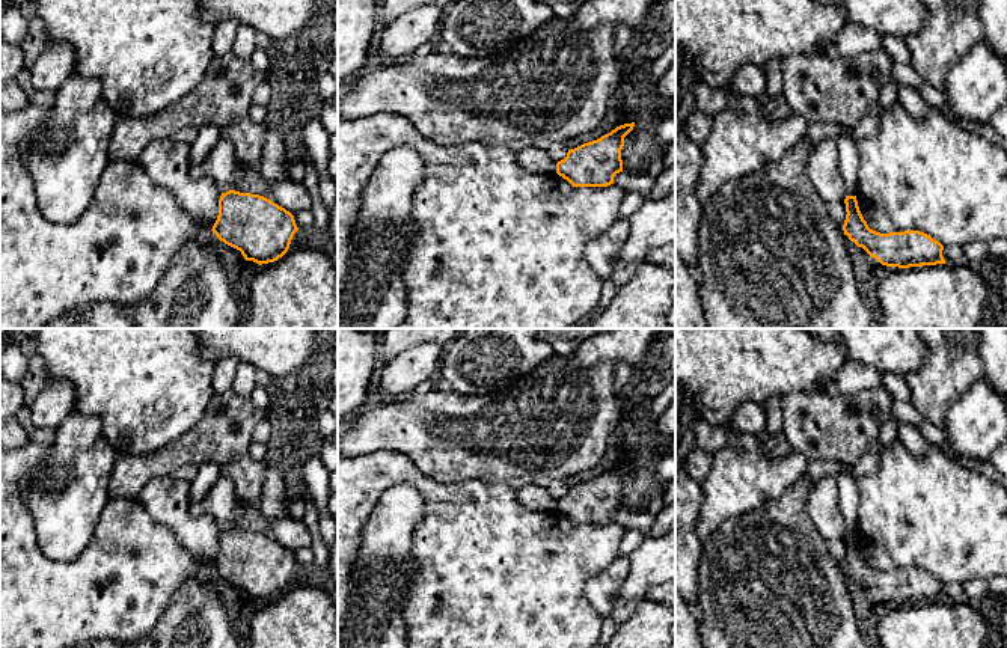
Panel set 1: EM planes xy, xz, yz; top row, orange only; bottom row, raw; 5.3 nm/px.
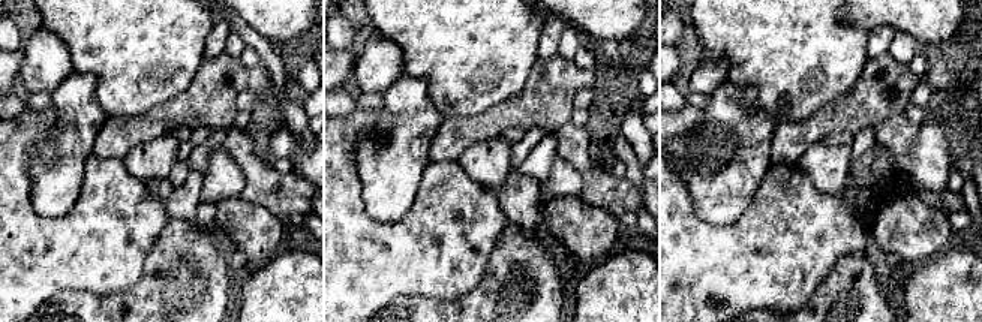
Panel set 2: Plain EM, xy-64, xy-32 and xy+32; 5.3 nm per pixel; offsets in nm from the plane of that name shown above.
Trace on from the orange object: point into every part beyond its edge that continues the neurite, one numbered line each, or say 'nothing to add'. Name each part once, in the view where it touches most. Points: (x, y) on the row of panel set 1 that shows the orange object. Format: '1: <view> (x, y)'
nothing to add

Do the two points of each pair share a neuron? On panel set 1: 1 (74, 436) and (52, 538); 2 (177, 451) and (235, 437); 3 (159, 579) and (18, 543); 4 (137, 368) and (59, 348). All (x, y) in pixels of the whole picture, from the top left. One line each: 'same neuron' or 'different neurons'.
1: same neuron
2: same neuron
3: same neuron
4: same neuron

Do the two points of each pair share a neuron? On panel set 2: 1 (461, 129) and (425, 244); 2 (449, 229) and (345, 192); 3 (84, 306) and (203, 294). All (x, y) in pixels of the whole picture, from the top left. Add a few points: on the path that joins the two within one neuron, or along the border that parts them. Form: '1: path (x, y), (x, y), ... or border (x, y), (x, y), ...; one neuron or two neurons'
1: border (431, 158), (456, 162); two neurons
2: path (420, 229), (416, 234), (375, 234), (362, 220); one neuron
3: path (114, 306), (123, 303), (173, 303); one neuron

